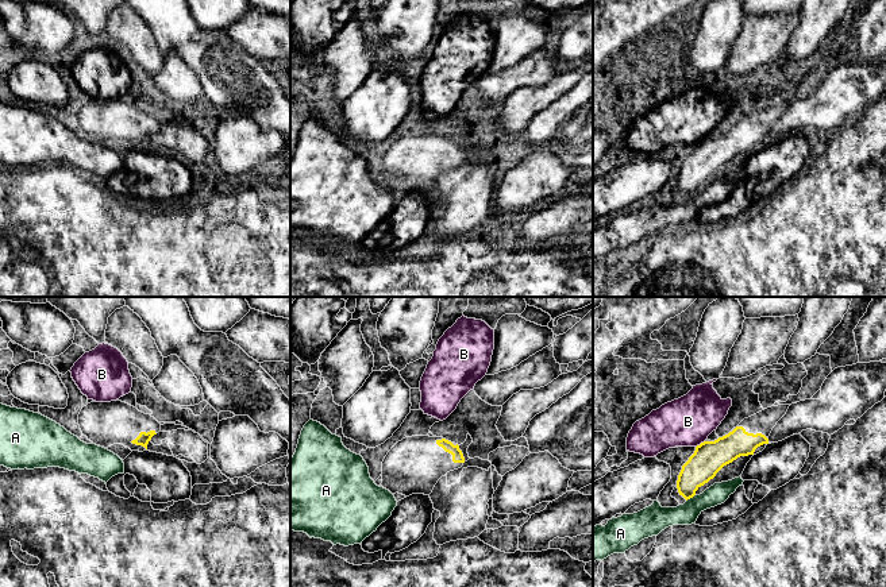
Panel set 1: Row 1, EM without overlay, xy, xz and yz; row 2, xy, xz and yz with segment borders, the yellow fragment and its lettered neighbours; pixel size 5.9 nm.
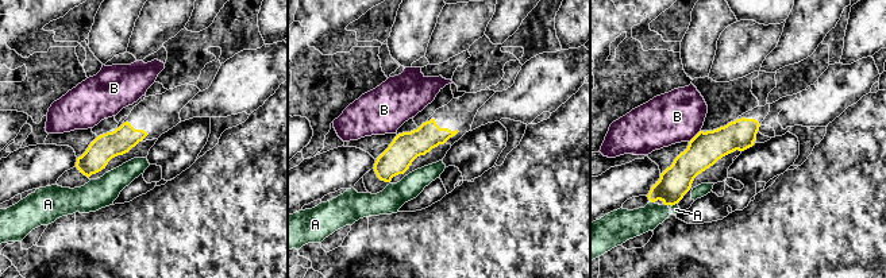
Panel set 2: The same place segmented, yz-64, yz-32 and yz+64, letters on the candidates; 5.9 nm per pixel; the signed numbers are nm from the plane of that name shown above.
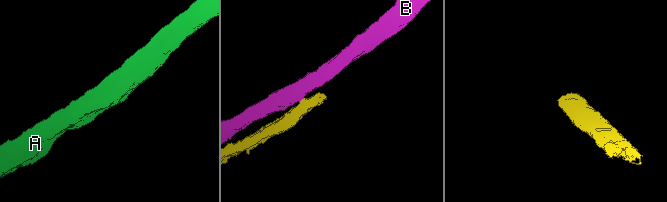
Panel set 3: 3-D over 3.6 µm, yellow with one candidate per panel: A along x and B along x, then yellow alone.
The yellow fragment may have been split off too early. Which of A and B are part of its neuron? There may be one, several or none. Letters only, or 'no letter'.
no letter

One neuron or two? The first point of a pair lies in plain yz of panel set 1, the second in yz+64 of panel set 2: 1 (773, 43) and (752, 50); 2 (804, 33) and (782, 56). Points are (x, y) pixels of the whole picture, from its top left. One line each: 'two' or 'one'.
1: one
2: one

